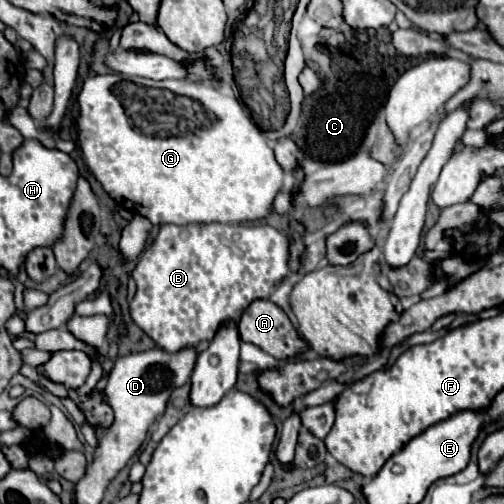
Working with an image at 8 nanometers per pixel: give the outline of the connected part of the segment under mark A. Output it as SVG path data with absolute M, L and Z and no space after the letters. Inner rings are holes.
M254 301L240 317L238 321L238 333L240 339L246 343L252 343L256 347L260 347L262 351L266 351L268 355L276 357L276 359L288 359L288 357L296 357L300 353L306 351L306 341L298 335L298 331L294 329L294 325L290 323L288 315L272 301Z

